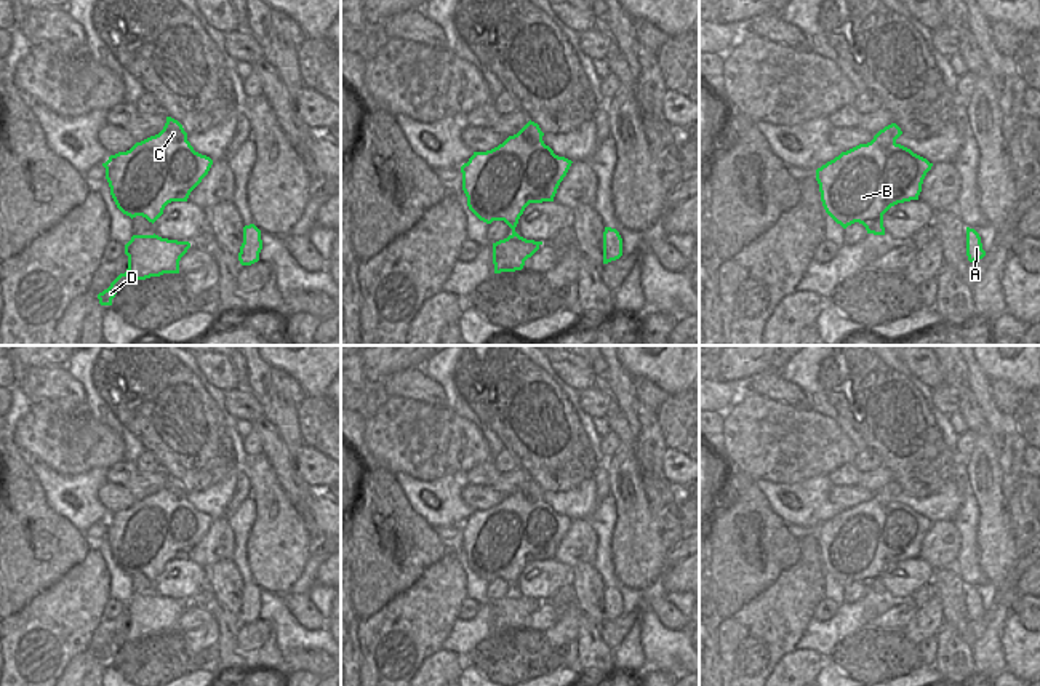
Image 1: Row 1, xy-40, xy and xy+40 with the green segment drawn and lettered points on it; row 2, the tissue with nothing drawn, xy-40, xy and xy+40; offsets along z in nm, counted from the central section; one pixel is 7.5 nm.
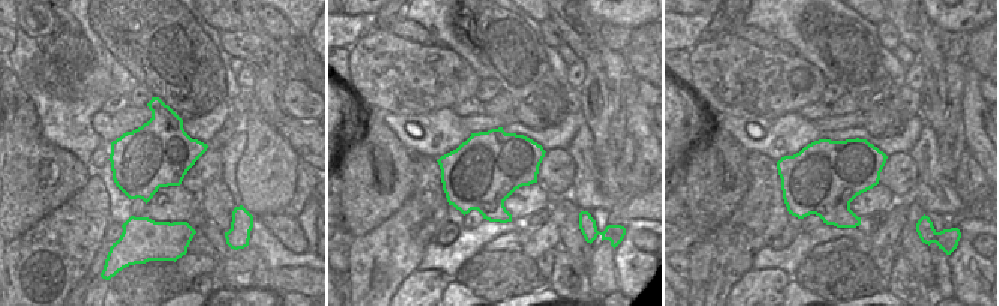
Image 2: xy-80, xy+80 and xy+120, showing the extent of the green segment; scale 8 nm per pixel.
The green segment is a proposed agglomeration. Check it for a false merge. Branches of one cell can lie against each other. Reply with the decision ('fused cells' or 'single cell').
single cell

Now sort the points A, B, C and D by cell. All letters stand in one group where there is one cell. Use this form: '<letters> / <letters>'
A B C D

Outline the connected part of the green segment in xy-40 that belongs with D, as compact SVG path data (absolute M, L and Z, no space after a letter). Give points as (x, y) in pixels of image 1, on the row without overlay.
M155 592L133 593L125 603L128 627L107 648L98 652L99 662L112 664L112 657L123 643L163 632L179 632L179 619L189 606L189 600L168 598Z

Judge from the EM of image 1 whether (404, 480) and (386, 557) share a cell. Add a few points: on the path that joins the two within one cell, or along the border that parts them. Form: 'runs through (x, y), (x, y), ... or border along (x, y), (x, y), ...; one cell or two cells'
border along (392, 475), (408, 504), (424, 520); two cells

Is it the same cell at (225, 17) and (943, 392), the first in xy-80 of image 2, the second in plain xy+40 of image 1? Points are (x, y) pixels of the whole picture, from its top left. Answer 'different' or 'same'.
different

